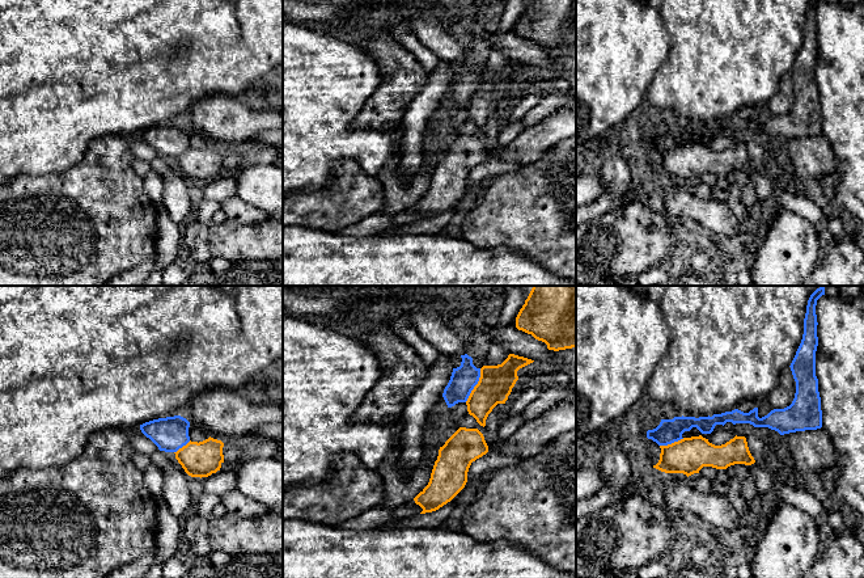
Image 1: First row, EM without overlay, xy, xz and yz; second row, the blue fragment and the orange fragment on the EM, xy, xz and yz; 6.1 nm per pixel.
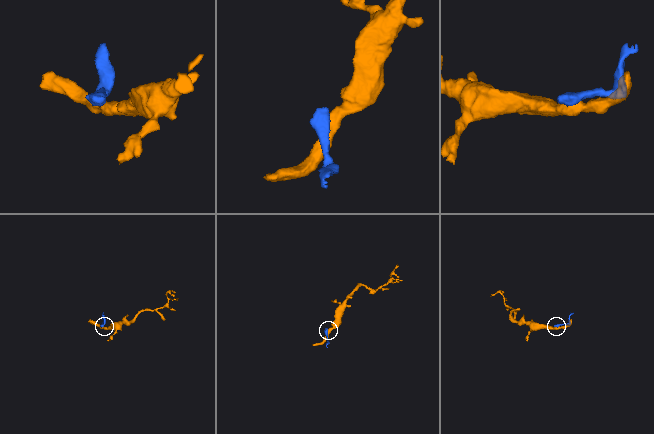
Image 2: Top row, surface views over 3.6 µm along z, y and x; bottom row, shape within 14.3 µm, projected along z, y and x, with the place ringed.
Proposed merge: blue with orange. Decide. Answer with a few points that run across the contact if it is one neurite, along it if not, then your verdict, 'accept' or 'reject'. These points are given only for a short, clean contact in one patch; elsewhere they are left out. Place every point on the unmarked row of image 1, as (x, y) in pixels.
line xz (481, 75), (478, 89), (465, 108); reject

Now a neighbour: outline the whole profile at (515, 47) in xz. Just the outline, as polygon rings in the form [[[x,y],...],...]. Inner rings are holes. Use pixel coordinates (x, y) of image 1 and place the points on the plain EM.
[[[491,25],[479,26],[475,31],[488,42],[491,48],[504,54],[508,60],[538,69],[564,71],[576,80],[576,54],[559,58],[549,56],[545,48],[535,46],[531,41],[518,37],[514,31],[497,33]]]

